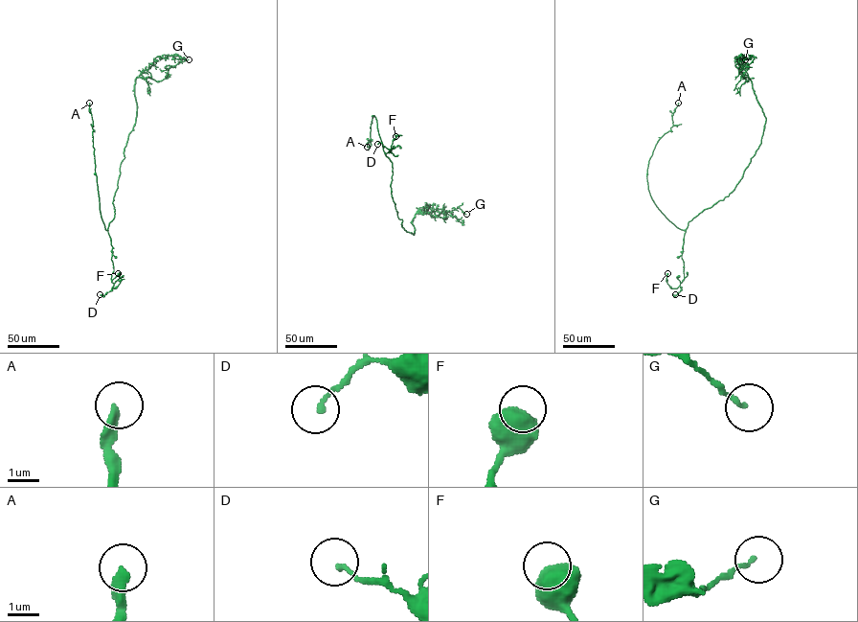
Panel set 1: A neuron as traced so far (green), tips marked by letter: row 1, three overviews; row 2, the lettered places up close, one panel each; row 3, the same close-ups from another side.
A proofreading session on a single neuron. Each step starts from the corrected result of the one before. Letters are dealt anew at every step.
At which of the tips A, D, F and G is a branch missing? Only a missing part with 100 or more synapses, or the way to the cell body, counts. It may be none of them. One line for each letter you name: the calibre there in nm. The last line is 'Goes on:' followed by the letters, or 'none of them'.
A: Thickness 320 nm
Goes on: A

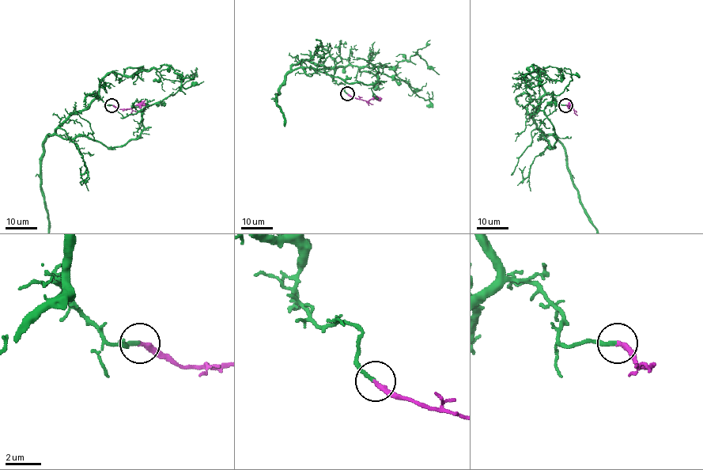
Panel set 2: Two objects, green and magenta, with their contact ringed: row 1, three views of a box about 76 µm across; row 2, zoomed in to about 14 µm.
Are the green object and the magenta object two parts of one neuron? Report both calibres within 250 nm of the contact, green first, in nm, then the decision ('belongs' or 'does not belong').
200/280 nm | belongs

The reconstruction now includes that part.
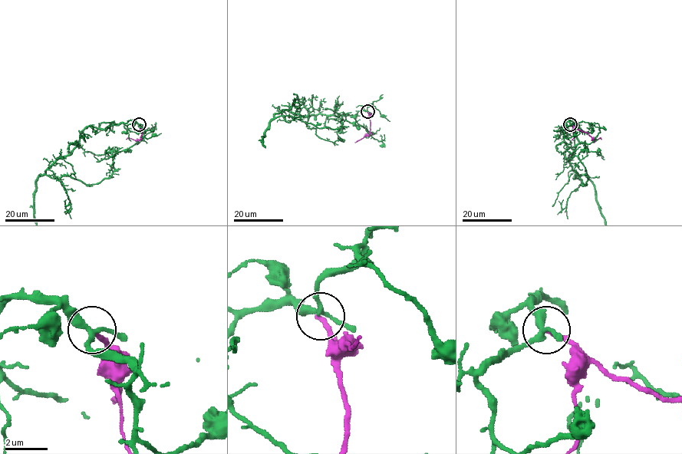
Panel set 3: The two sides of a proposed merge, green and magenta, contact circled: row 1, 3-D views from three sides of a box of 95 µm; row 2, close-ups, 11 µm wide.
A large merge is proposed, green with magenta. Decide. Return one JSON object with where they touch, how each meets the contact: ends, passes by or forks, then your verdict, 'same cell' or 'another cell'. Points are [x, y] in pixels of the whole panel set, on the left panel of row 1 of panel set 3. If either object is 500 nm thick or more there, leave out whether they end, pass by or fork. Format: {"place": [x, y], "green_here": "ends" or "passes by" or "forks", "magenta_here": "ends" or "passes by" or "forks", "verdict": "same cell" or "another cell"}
{"place": [139, 124], "green_here": "forks", "magenta_here": "ends", "verdict": "another cell"}

